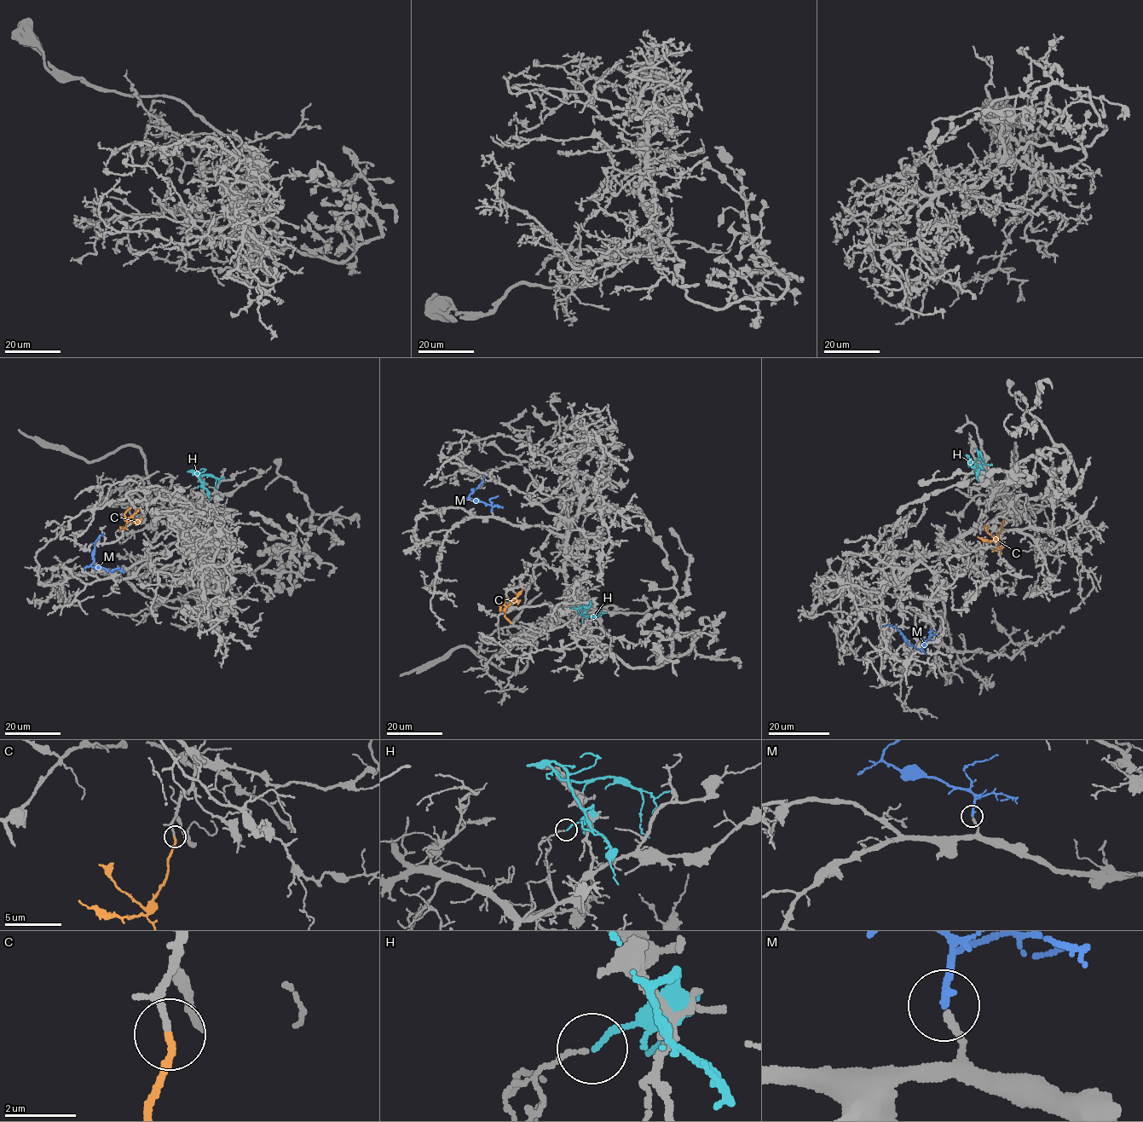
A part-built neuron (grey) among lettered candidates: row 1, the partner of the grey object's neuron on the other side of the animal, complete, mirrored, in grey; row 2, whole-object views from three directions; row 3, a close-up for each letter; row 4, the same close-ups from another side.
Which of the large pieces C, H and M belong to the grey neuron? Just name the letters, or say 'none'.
C, M

